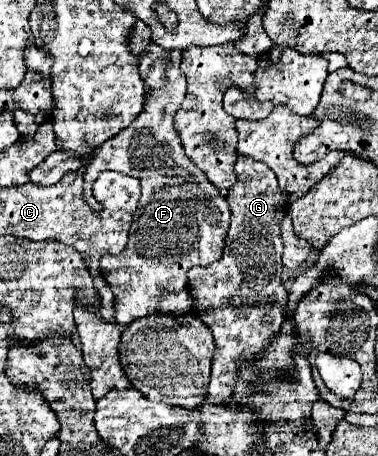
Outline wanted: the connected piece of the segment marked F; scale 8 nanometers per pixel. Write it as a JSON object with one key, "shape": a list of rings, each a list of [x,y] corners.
{"shape":[[[181,49],[169,53],[169,65],[165,69],[167,85],[161,89],[149,89],[139,117],[119,135],[105,141],[85,169],[83,199],[95,212],[100,212],[102,205],[93,197],[91,187],[101,171],[115,169],[141,181],[141,199],[133,217],[127,249],[121,255],[101,257],[101,275],[113,289],[115,317],[121,325],[157,313],[157,299],[169,291],[183,291],[191,267],[207,267],[217,261],[223,255],[231,223],[227,199],[215,185],[211,185],[201,169],[185,157],[183,147],[179,145],[179,135],[173,127],[173,115],[177,113],[187,87],[179,69],[181,53]]]}

